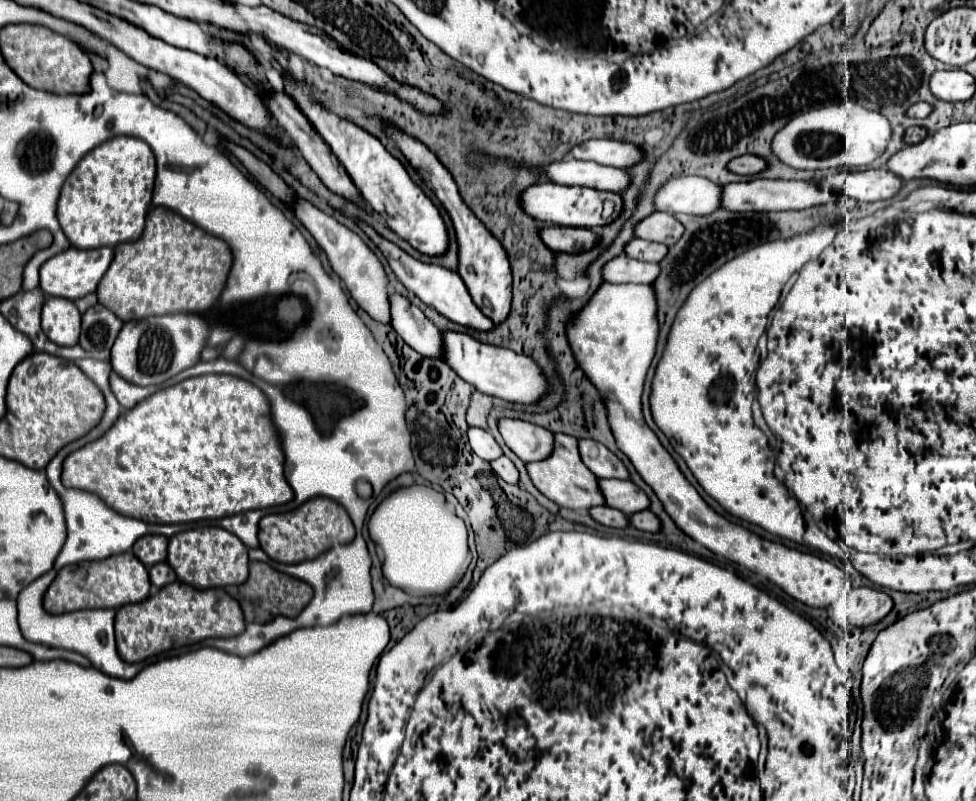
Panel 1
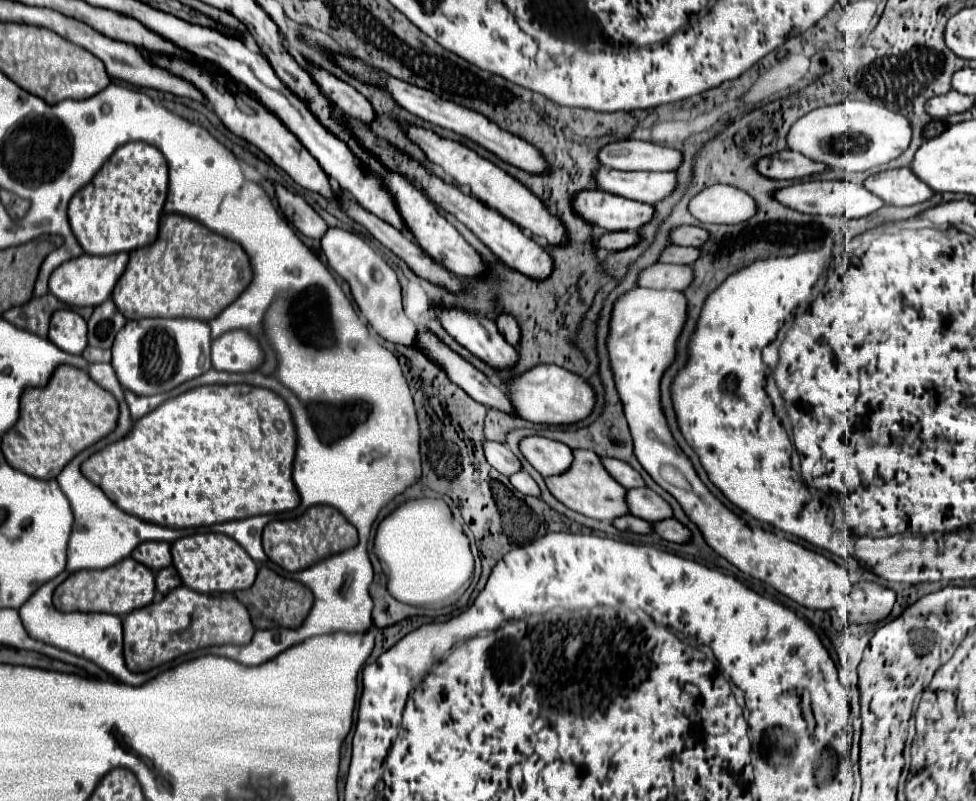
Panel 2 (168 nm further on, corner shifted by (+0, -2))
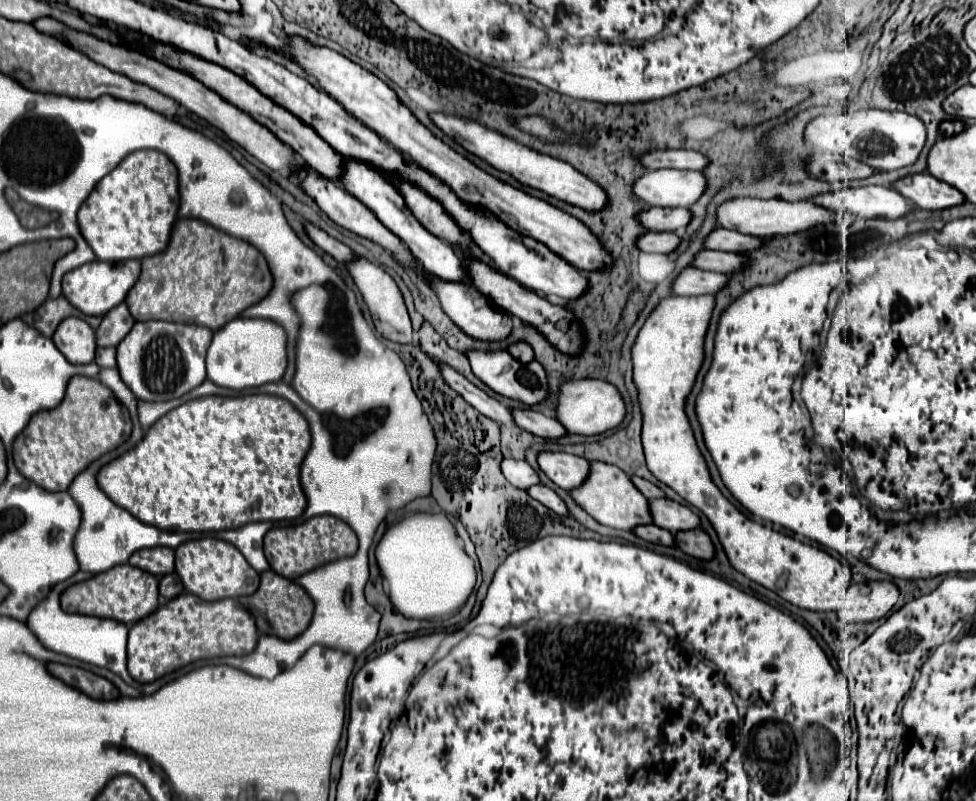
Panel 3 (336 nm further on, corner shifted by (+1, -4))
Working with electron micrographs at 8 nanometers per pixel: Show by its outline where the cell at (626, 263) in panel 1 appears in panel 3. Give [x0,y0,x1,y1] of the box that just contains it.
[672,267,726,295]

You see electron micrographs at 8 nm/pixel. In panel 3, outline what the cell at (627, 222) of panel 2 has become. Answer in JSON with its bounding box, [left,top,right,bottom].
[638,207,690,231]

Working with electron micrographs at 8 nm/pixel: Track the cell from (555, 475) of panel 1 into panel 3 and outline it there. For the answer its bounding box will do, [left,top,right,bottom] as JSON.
[570,461,652,531]

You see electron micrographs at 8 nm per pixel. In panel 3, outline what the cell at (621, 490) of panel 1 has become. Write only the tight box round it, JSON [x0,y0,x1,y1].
[648,497,700,533]

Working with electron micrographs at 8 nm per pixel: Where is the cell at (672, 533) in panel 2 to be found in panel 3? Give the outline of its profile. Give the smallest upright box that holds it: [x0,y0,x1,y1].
[674,529,714,559]

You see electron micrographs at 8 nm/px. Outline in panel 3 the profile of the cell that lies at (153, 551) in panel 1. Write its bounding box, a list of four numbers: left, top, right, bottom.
[130,547,174,575]

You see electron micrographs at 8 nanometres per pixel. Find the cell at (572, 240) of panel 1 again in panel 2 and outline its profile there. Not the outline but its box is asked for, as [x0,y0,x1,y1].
[595,231,639,251]

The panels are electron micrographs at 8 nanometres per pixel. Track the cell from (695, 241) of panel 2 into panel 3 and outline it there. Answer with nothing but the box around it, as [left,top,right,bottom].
[704,229,762,253]

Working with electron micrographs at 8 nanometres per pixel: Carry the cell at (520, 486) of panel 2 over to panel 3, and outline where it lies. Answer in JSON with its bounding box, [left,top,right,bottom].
[526,485,568,515]

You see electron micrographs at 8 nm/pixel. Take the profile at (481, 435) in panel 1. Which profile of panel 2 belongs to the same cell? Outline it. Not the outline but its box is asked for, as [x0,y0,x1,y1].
[485,441,521,477]

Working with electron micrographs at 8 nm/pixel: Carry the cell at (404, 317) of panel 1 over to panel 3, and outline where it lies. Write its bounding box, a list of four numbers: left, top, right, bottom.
[510,409,566,439]

